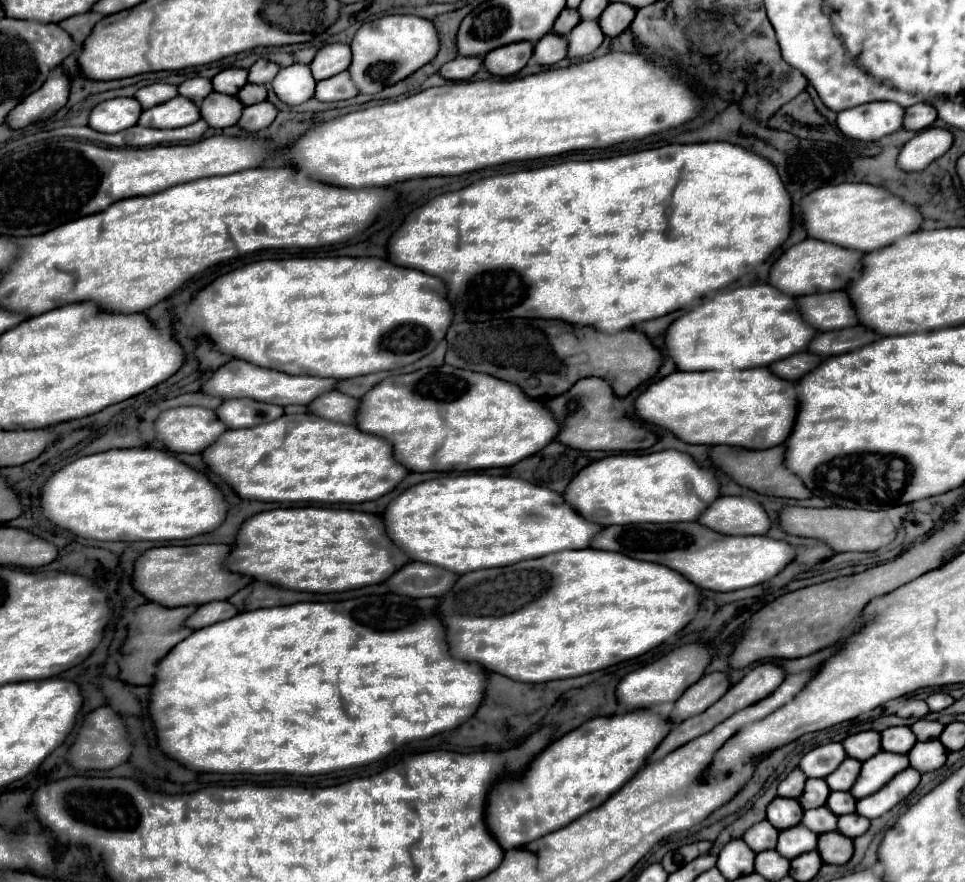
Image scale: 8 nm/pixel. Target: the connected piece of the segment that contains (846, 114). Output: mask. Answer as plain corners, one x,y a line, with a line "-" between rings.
872,101
852,109
844,109
836,117
838,129
858,141
878,141
902,129
904,109
898,103

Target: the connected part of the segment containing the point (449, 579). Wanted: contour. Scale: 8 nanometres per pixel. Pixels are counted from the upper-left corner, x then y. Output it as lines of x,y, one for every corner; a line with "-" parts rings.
414,561
406,563
390,579
386,579
386,587
390,589
390,593
420,599
442,595
442,591
448,591
448,587
452,587
456,579
456,573

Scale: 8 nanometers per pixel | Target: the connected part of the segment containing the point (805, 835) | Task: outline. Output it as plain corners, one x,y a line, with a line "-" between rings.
796,825
796,827
790,827
788,831
780,831
776,851
780,855
784,855
786,859
794,859
802,853
814,851
816,839
818,839
818,835
812,835
812,831
804,829
802,825

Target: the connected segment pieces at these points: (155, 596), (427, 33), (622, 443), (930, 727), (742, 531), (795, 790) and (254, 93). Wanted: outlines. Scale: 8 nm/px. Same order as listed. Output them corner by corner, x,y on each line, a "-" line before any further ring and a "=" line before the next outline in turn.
186,545
186,547
154,547
144,551
132,573
132,587
142,593
148,601
162,607
180,607
180,605
204,605
218,599
228,599
252,579
224,571
222,561
230,553
228,545
=
384,15
364,23
356,31
350,49
352,63
348,73
358,93
378,93
384,87
412,75
412,71
420,69
424,63
430,63
438,51
438,35
428,19
416,15
=
588,377
574,383
566,393
552,397
544,403
552,417
562,425
556,441
580,449
580,451
642,451
654,445
656,435
644,427
634,425
628,417
624,417
620,399
612,393
606,379
=
918,719
912,727
912,733
916,735
918,741
930,741
930,739
938,739
944,725
938,721
926,721
926,719
=
718,497
698,521
722,535
766,535
770,529
762,505
748,497
=
794,769
780,785
778,785
778,797
790,797
790,799
798,799
800,791
804,791
804,783
806,777
802,771
=
248,83
246,87
242,87
242,89
238,91
236,97
240,99
240,103
242,103
244,107
256,105
256,103
266,101
266,87
264,87
264,85
250,85
250,83

